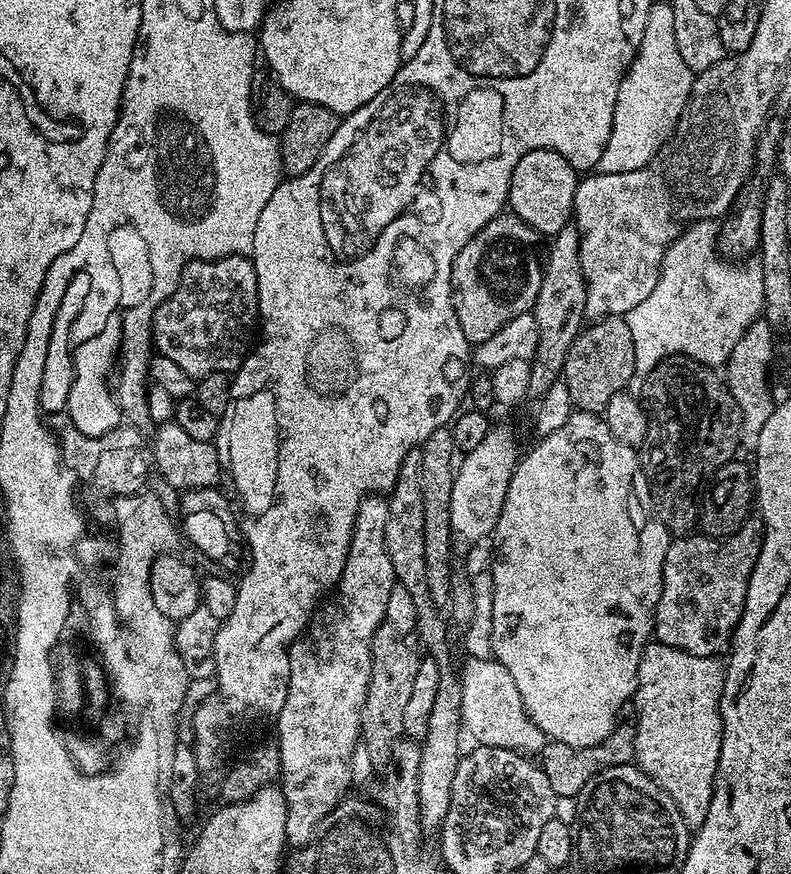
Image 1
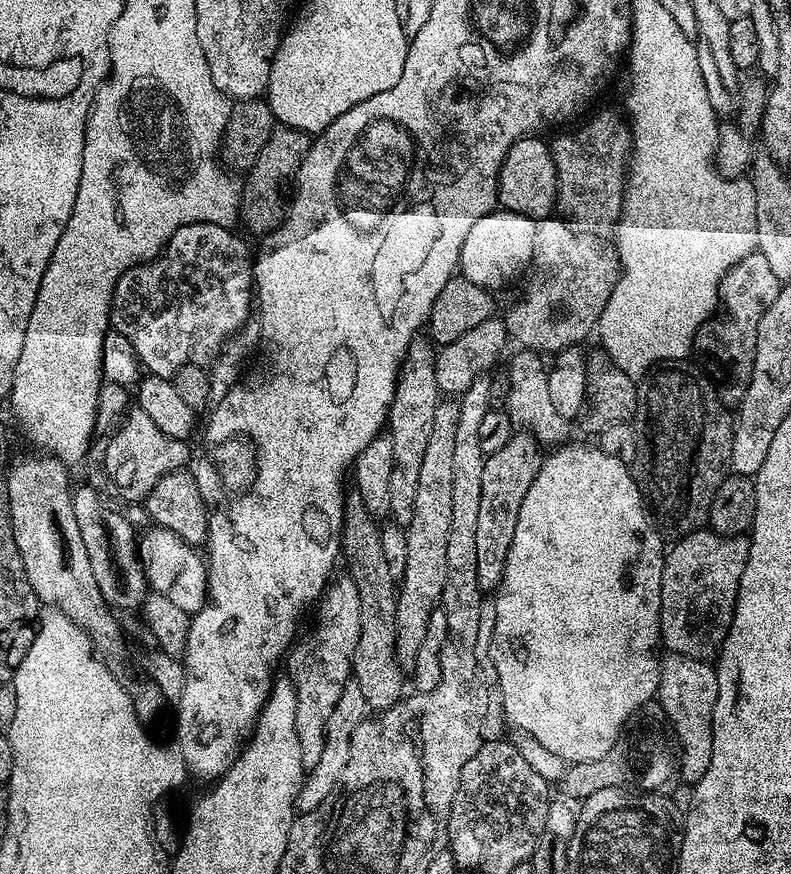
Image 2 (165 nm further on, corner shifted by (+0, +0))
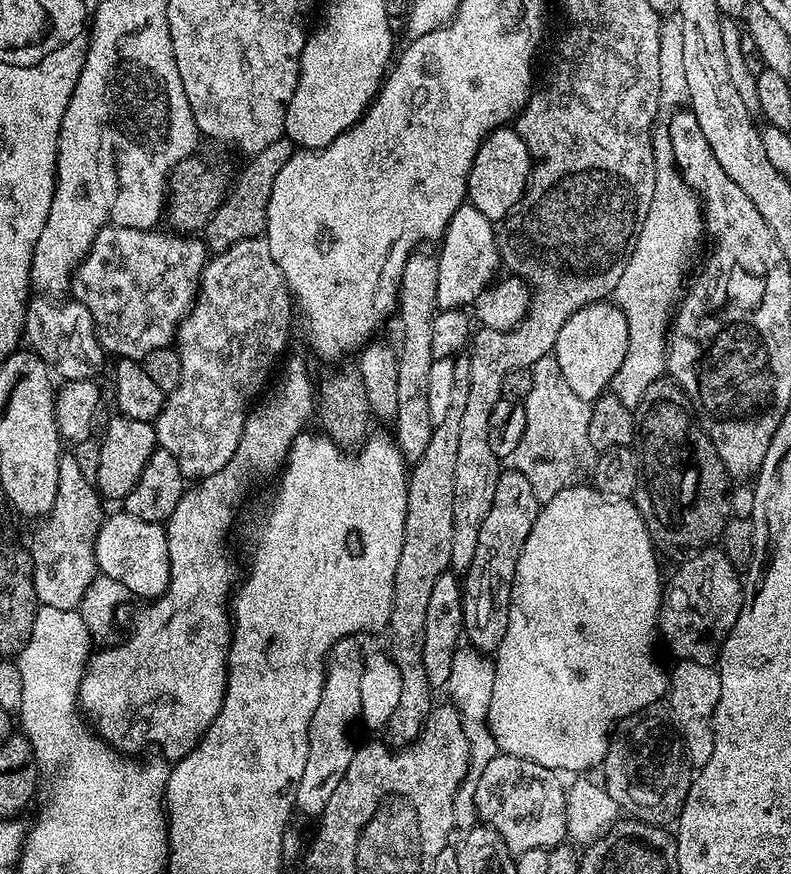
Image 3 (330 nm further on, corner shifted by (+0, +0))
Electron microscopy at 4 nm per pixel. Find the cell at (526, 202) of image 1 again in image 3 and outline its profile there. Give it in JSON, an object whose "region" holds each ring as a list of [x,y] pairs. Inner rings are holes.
{"region":[[[515,127],[495,128],[480,144],[478,154],[470,166],[468,175],[467,203],[476,207],[478,214],[486,214],[493,222],[503,221],[516,209],[524,191],[528,188],[528,179],[532,176],[532,159],[526,142],[516,133]]]}

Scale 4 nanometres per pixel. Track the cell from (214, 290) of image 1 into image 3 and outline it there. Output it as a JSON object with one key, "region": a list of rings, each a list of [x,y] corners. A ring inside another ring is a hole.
{"region":[[[115,226],[98,230],[90,250],[84,255],[83,260],[80,261],[80,265],[76,268],[70,281],[71,295],[75,299],[80,300],[82,306],[86,306],[86,310],[90,310],[90,318],[94,318],[98,342],[104,347],[105,353],[112,355],[113,352],[113,357],[142,362],[146,358],[146,354],[150,354],[152,350],[162,350],[169,347],[175,341],[176,331],[180,329],[180,324],[188,317],[188,311],[196,305],[196,294],[200,290],[200,275],[204,273],[204,266],[210,259],[208,245],[204,243],[203,239],[197,238],[192,234],[173,234],[168,230],[160,231],[146,228],[117,228]]]}

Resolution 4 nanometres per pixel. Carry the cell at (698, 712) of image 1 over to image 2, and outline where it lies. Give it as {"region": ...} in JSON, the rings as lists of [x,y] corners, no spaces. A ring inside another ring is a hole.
{"region":[[[675,654],[665,655],[660,662],[660,685],[656,696],[658,701],[660,700],[659,711],[666,717],[674,736],[676,731],[676,736],[680,739],[678,776],[681,776],[688,786],[694,786],[710,767],[712,715],[714,702],[718,698],[718,678],[715,667],[707,660],[695,660],[689,656]]]}

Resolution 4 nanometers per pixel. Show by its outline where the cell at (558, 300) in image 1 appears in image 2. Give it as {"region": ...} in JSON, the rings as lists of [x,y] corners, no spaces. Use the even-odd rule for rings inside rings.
{"region":[[[517,431],[506,446],[484,457],[482,466],[482,503],[478,510],[478,586],[481,593],[492,594],[499,589],[506,568],[506,554],[510,554],[510,542],[514,542],[514,526],[518,526],[518,510],[522,501],[534,486],[542,463],[542,448],[535,436],[527,431]]]}

